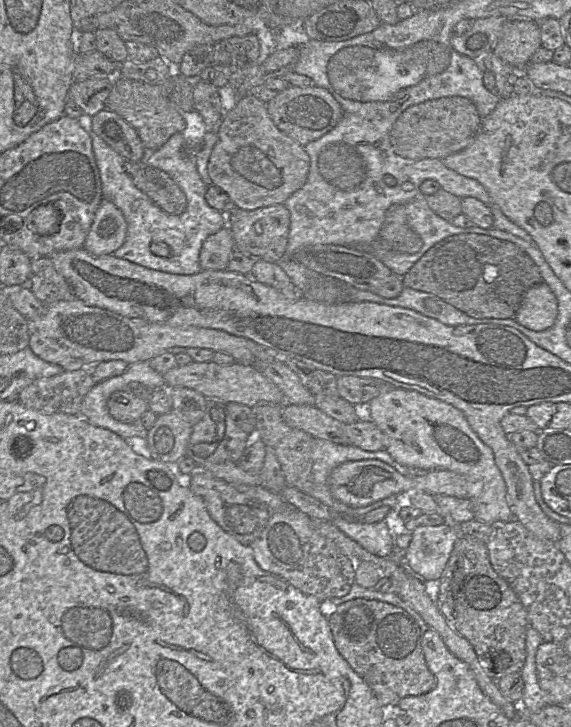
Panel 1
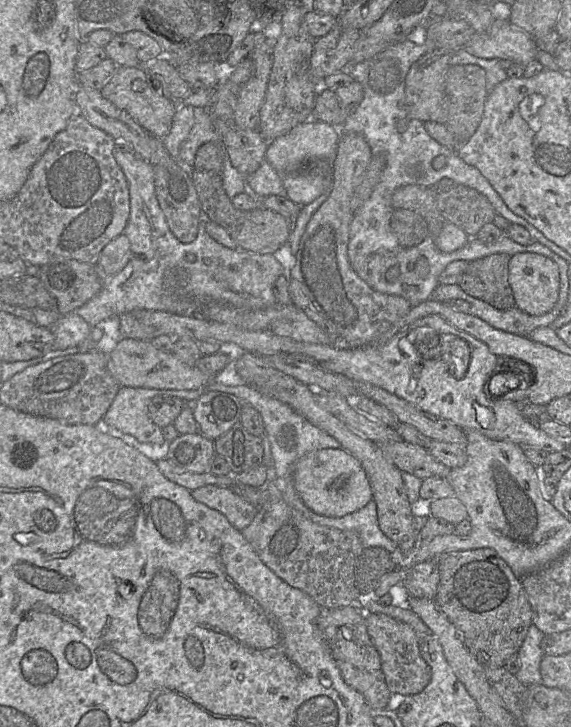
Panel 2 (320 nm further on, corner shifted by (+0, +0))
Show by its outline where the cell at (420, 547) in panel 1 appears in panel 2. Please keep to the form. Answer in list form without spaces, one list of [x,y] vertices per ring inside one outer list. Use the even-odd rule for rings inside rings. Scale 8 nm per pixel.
[[[433,560],[420,562],[404,572],[402,585],[409,597],[434,599],[440,576]]]

